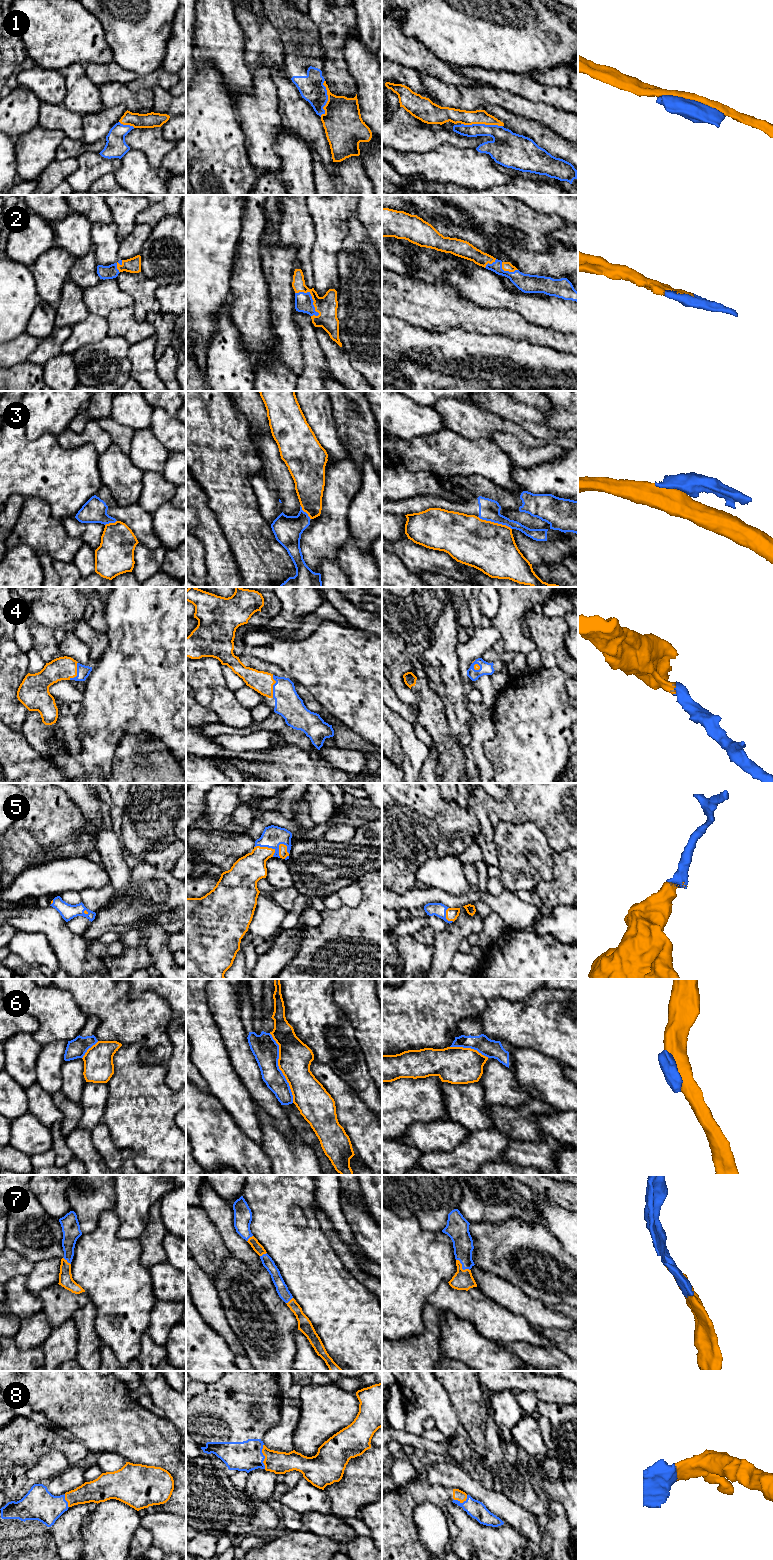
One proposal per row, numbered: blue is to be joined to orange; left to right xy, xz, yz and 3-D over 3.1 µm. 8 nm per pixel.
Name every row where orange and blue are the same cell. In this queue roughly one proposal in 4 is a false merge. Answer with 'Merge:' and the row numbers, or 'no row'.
Merge: 2, 4, 5, 7, 8

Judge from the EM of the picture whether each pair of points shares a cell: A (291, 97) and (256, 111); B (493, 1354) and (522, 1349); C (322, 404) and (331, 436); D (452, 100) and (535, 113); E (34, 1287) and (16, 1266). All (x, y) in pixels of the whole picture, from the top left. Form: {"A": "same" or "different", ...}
{"A": "different", "B": "different", "C": "same", "D": "same", "E": "different"}

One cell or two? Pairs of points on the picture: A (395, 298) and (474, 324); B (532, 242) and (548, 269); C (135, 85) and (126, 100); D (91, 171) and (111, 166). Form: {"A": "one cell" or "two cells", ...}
{"A": "one cell", "B": "two cells", "C": "two cells", "D": "one cell"}

